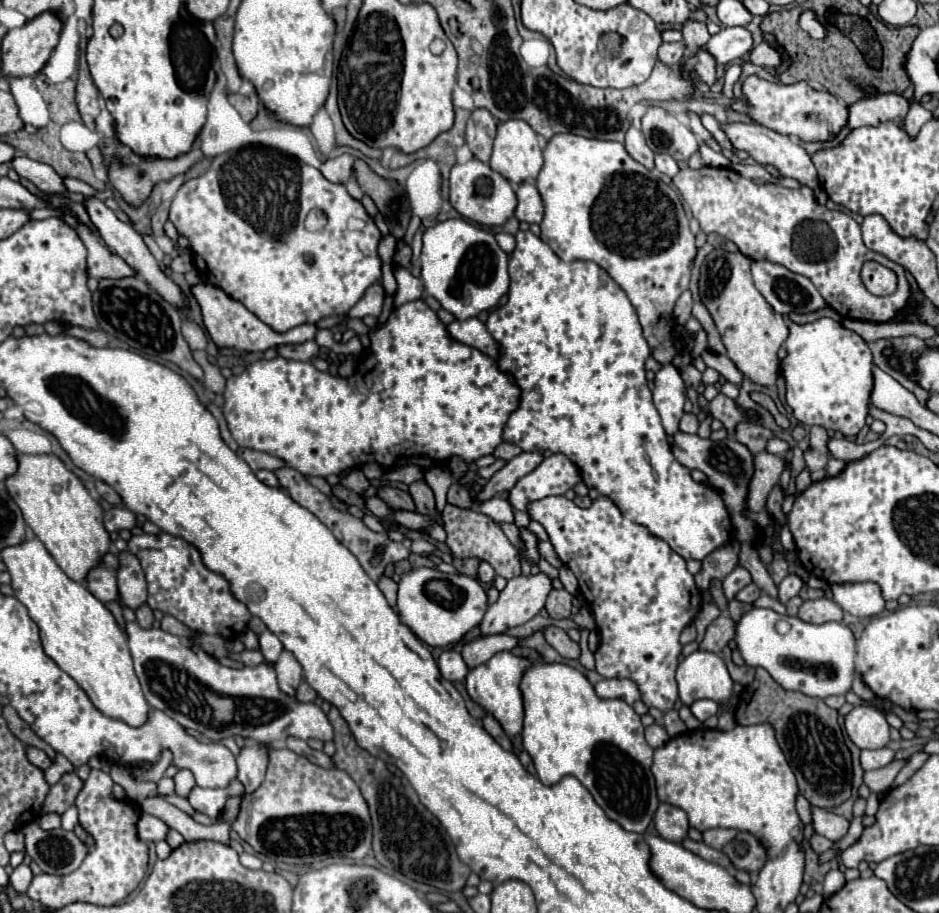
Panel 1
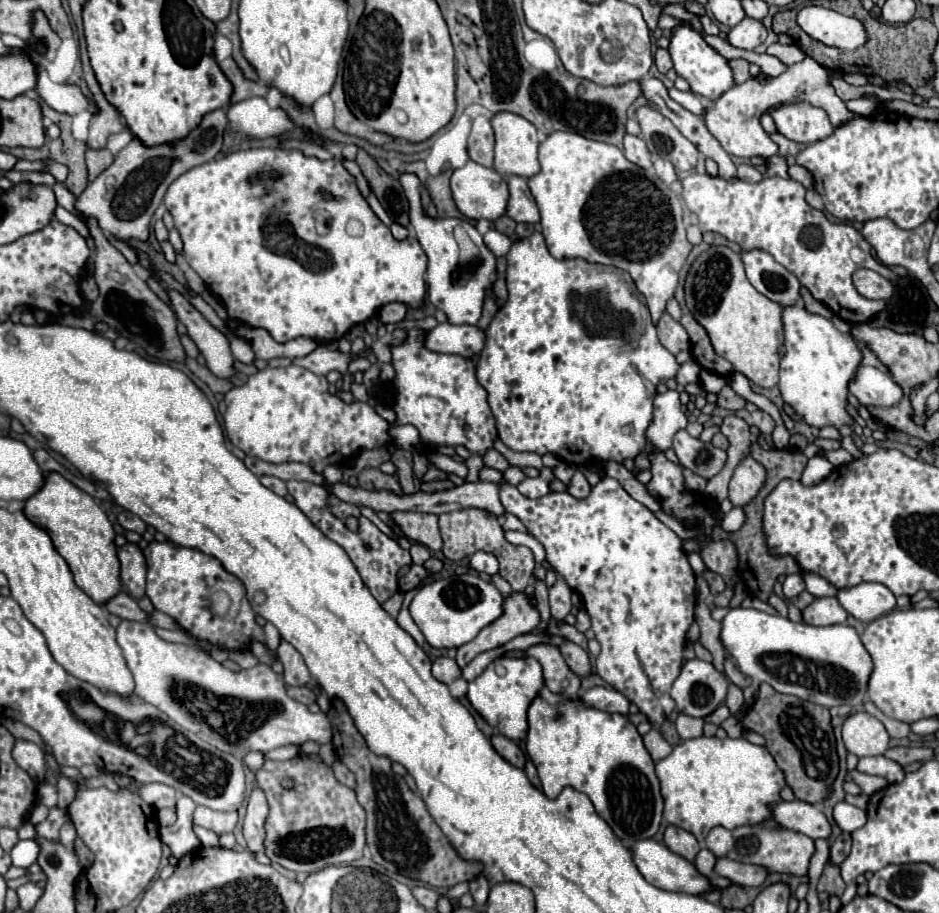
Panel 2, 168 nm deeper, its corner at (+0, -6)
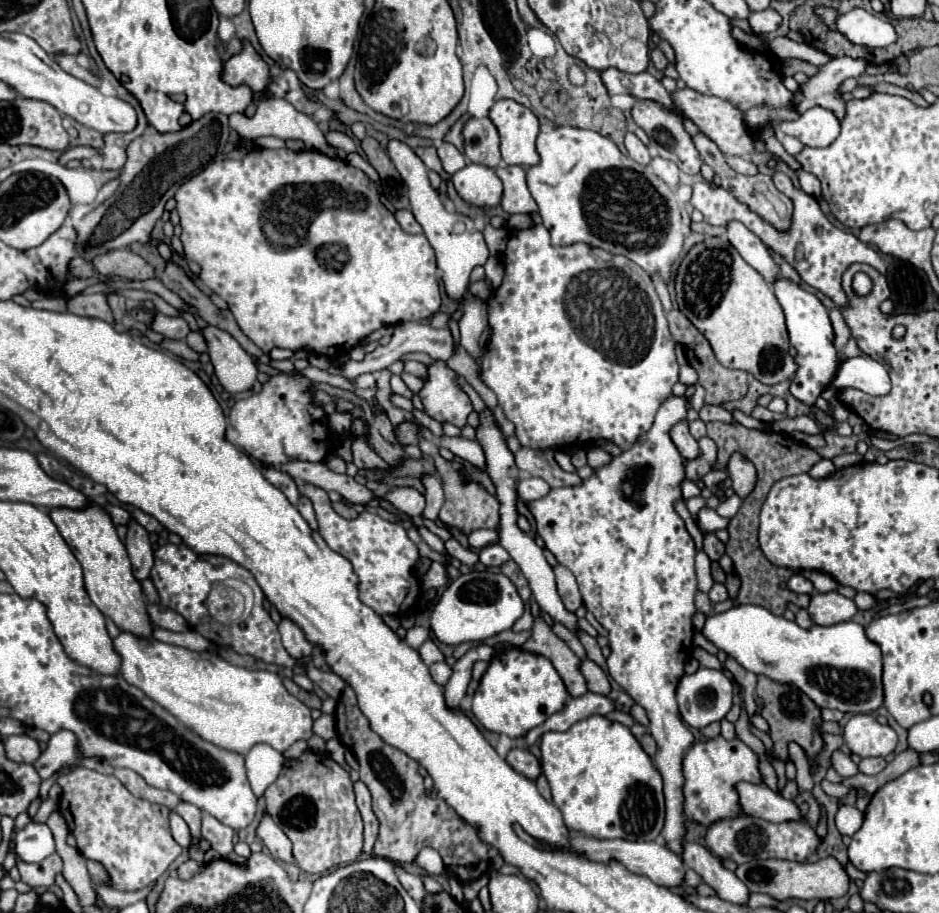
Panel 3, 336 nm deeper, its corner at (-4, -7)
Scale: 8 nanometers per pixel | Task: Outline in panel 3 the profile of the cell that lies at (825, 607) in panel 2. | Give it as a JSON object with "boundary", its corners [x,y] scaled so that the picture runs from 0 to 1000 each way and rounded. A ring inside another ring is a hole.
{"boundary":[[[868,648],[864,651],[864,659],[859,670],[864,673],[864,679],[872,686],[885,686],[894,681],[902,681],[911,675],[913,664],[908,657],[896,653],[894,648]]]}

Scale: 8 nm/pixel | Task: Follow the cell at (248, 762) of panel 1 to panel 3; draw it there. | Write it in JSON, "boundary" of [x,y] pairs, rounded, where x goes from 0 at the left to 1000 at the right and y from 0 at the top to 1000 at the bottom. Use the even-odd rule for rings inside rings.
{"boundary":[[[280,894],[276,907],[274,907],[274,918],[286,929],[289,938],[293,942],[301,942],[301,944],[310,944],[314,946],[312,940],[312,927],[310,920],[304,916],[304,911],[289,898],[289,894]]]}

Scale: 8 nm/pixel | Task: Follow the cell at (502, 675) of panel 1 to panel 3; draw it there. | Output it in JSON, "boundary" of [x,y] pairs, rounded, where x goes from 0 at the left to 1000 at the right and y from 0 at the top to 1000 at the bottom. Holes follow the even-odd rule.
{"boundary":[[[544,710],[525,719],[521,725],[521,732],[504,762],[504,782],[519,800],[542,808],[553,808],[565,797],[578,793],[587,782],[595,780],[604,765],[606,758],[585,721],[559,714],[555,710]]]}

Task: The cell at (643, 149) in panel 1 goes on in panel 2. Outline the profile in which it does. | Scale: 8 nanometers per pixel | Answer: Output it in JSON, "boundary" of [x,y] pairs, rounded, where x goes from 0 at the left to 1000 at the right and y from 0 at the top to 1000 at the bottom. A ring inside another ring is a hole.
{"boundary":[[[666,148],[666,163],[663,163],[663,168],[666,168],[666,172],[668,172],[672,179],[676,179],[676,181],[681,181],[681,183],[685,183],[685,185],[695,183],[693,168],[691,168],[691,163],[689,163],[689,159],[685,157],[683,150]]]}

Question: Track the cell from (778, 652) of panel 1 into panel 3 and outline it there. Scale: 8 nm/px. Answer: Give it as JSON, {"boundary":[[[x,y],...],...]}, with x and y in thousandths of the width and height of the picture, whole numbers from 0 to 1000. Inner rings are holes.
{"boundary":[[[791,662],[768,673],[755,673],[747,694],[798,736],[847,749],[872,775],[923,782],[940,771],[938,710],[928,703],[921,697],[921,688],[908,679],[887,686],[866,683],[857,690],[849,686],[849,681],[821,673],[813,664]]]}

